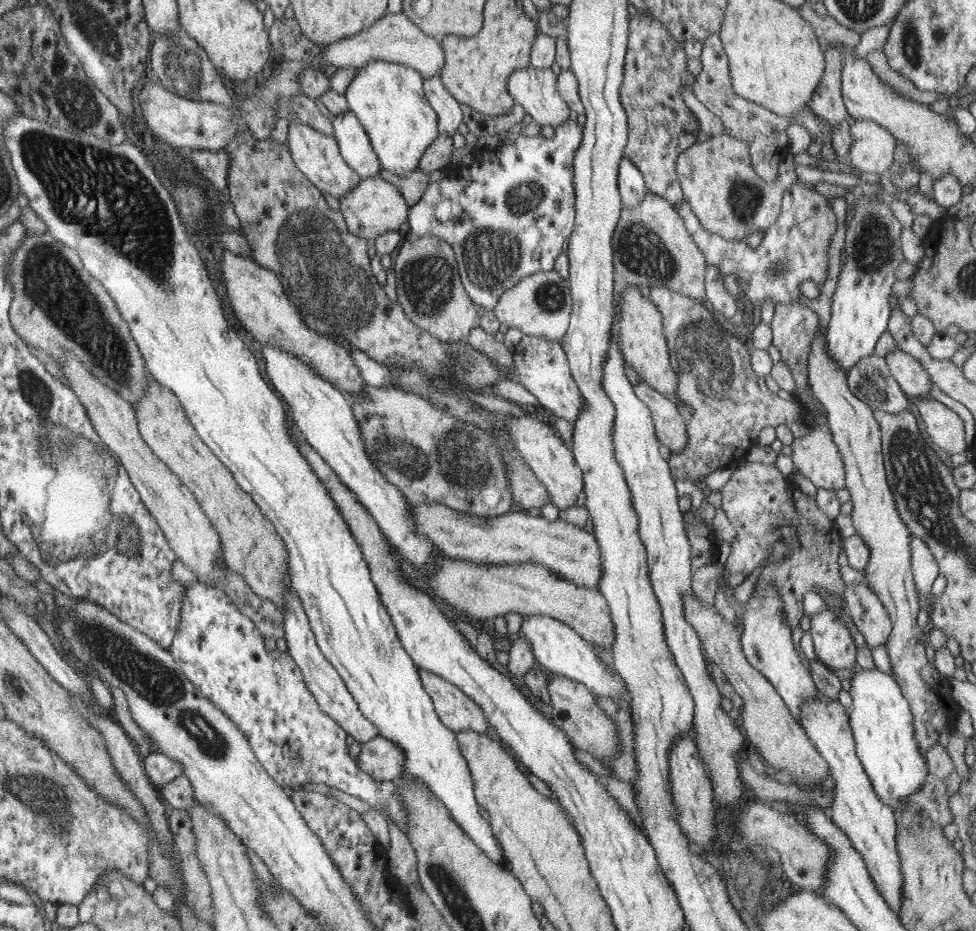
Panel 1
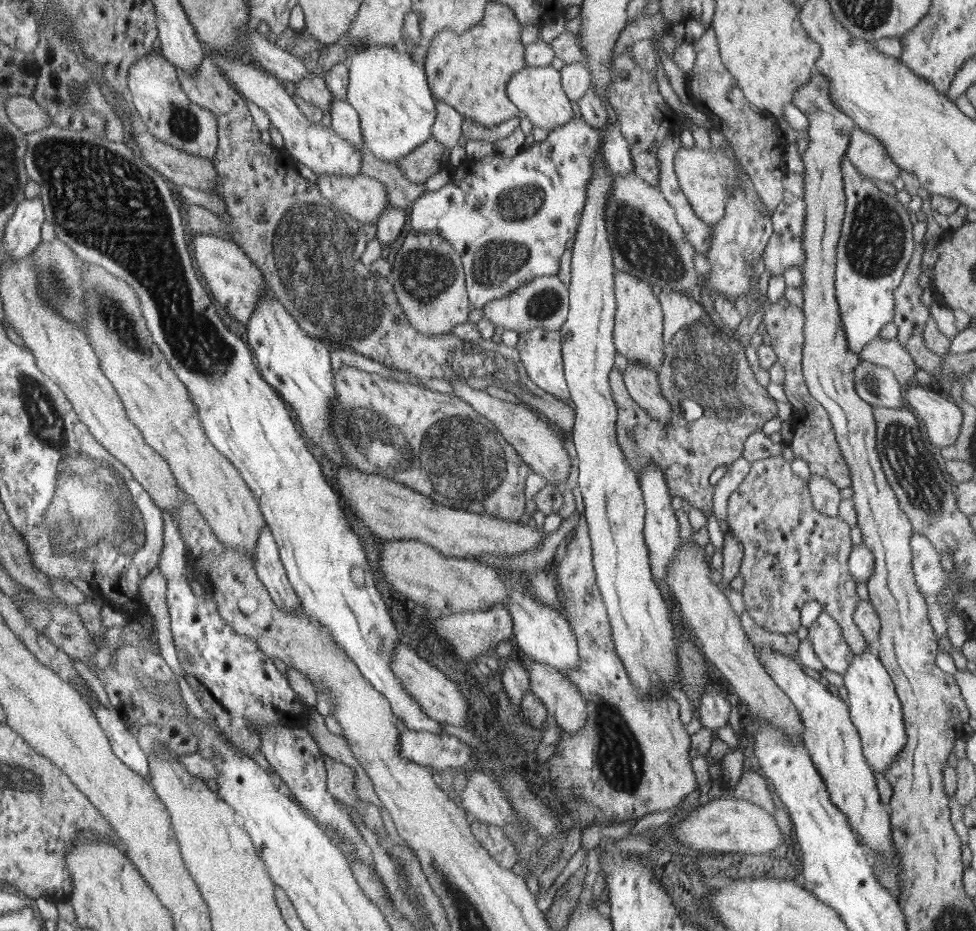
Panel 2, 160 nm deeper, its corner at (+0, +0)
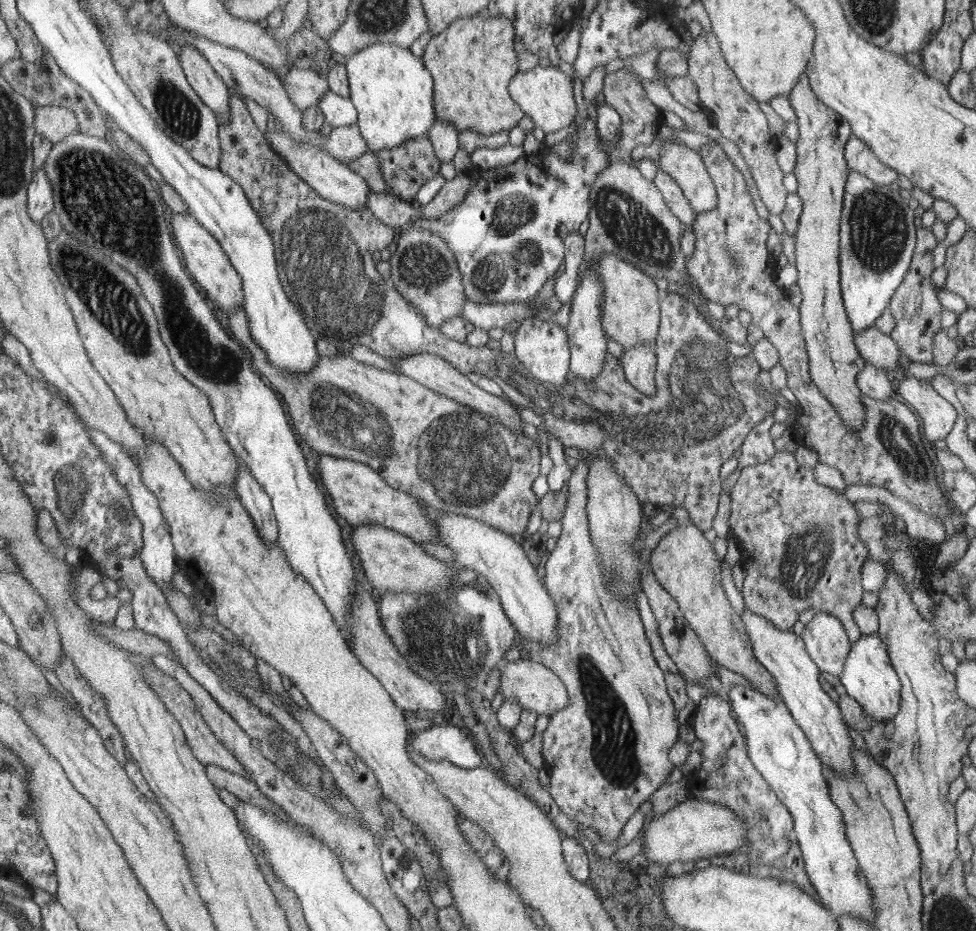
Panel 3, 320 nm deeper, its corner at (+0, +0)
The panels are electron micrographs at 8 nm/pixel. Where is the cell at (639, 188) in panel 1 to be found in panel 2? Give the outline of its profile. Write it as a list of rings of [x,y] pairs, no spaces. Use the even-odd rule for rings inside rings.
[[[619,125],[609,126],[606,133],[601,133],[603,142],[603,159],[610,172],[618,175],[633,173],[633,164],[625,138],[620,134]]]

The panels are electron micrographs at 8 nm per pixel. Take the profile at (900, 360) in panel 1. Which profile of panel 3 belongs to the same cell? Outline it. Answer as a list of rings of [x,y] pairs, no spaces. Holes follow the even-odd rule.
[[[871,325],[866,329],[854,331],[852,337],[853,344],[865,365],[885,371],[899,368],[900,350],[890,335],[879,332],[874,325]]]

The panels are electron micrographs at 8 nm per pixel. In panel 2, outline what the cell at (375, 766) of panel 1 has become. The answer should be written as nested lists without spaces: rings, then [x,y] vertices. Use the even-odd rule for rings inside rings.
[[[404,730],[399,733],[398,748],[405,758],[427,768],[463,766],[474,760],[470,746],[457,737],[427,731]]]

